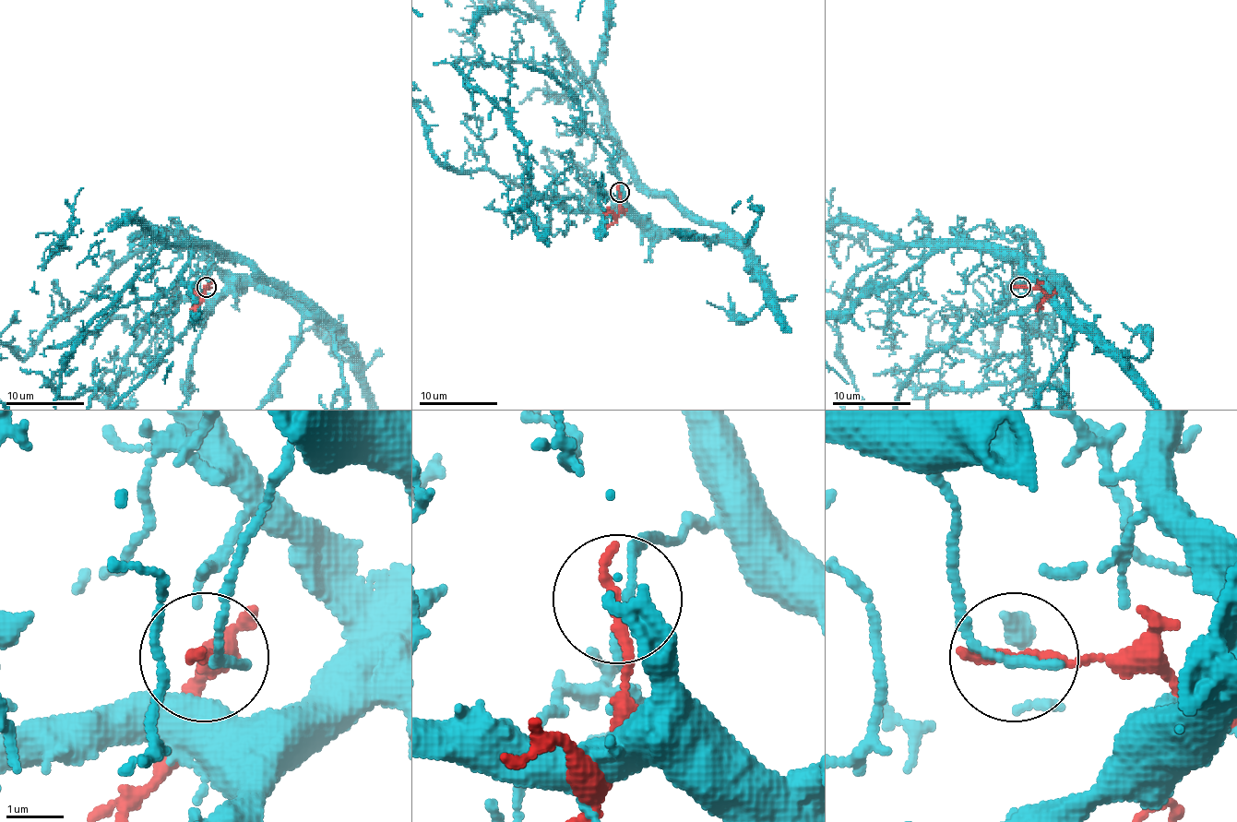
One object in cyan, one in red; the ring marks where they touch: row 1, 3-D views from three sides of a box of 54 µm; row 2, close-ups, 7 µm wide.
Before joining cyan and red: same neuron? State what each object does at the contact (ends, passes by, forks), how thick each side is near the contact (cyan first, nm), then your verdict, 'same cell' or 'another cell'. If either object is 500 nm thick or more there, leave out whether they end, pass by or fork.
cyan ends there; red ends there; 190 nm thick on the cyan side, 220 nm on the other; another cell

